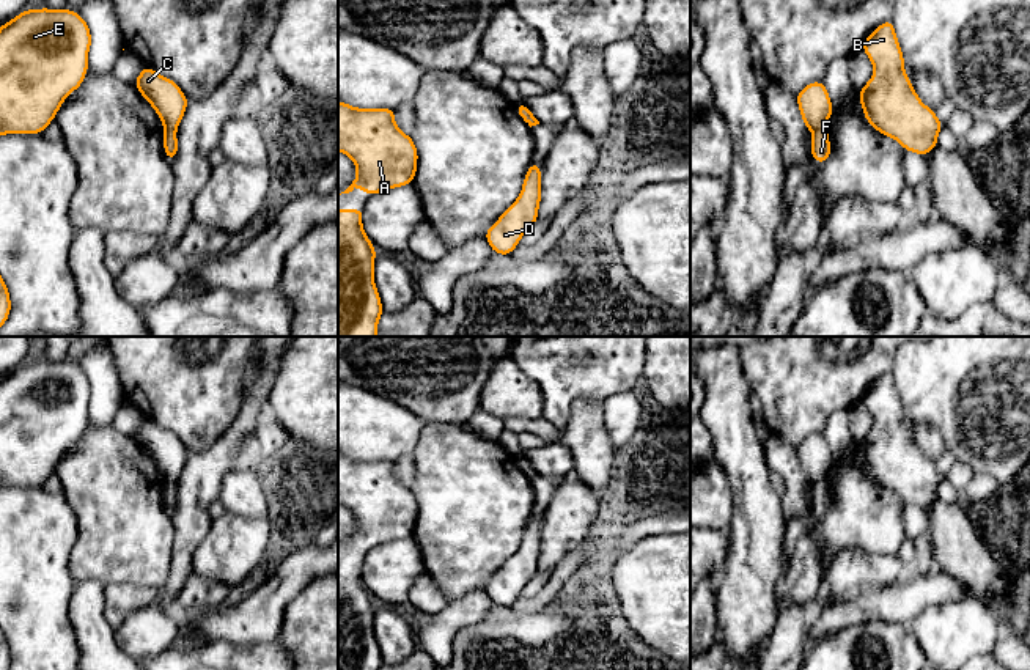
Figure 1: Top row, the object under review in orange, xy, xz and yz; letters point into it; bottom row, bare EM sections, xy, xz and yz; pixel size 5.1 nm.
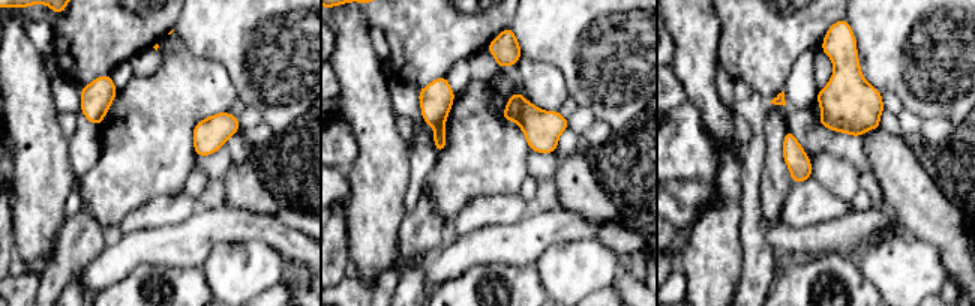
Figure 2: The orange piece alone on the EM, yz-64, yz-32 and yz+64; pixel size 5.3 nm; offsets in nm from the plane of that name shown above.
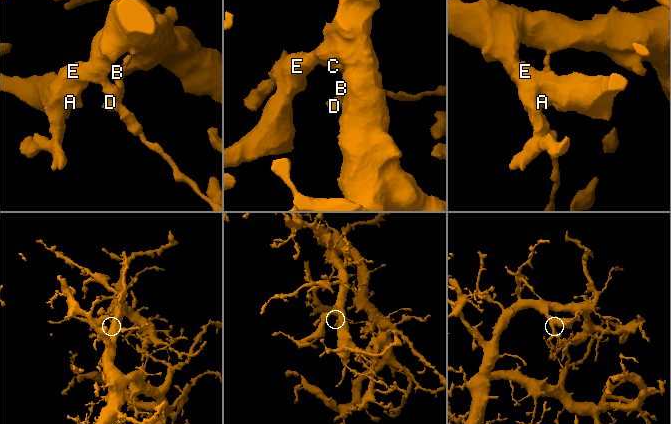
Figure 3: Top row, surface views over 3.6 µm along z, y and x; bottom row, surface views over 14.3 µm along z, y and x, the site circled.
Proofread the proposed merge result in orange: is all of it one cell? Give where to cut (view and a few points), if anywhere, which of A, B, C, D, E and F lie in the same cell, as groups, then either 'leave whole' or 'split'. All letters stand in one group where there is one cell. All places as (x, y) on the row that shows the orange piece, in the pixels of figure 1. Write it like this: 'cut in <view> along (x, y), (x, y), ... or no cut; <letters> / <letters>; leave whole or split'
cut in yz along (826, 125), (813, 132); A B C D E / F; split

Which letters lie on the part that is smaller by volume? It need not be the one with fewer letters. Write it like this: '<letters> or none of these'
F

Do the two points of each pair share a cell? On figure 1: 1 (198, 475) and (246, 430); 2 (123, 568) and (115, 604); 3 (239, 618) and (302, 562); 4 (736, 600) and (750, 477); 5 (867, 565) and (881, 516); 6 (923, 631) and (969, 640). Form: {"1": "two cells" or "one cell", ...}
{"1": "one cell", "2": "two cells", "3": "one cell", "4": "one cell", "5": "two cells", "6": "one cell"}

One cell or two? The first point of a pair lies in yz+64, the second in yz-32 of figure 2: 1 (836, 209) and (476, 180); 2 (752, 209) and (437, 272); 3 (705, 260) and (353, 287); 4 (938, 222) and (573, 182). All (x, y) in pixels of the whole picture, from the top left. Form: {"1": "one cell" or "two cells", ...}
{"1": "two cells", "2": "two cells", "3": "two cells", "4": "one cell"}

